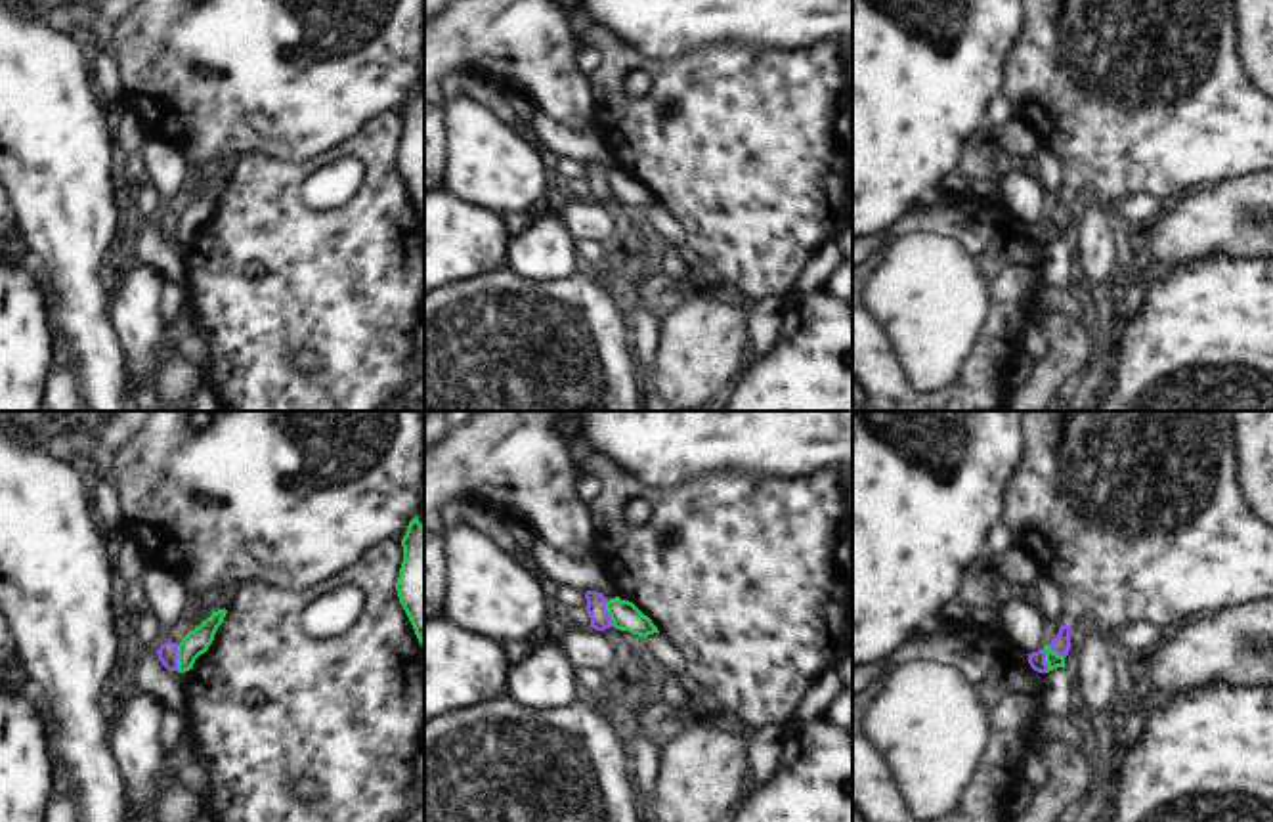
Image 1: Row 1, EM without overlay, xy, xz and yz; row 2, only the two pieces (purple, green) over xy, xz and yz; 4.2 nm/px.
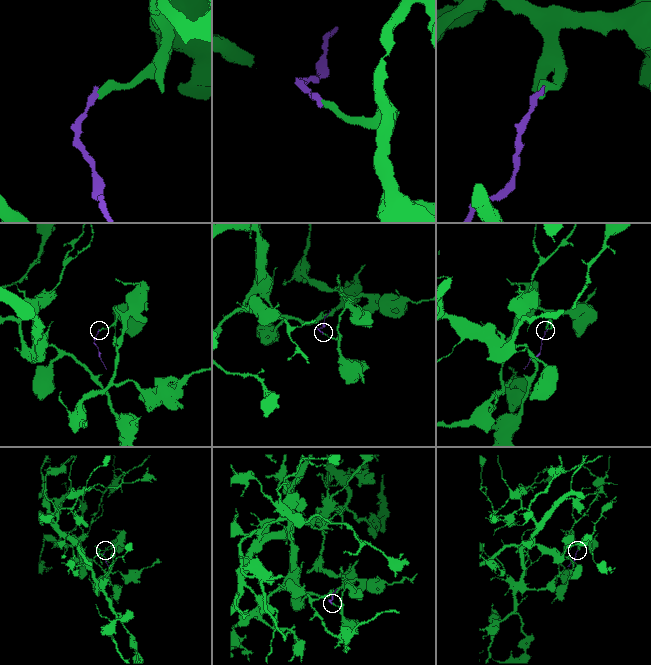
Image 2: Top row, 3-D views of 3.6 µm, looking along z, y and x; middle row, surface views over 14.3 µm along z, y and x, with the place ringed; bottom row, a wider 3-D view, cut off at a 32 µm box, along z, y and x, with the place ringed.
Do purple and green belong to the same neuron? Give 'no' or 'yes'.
no

